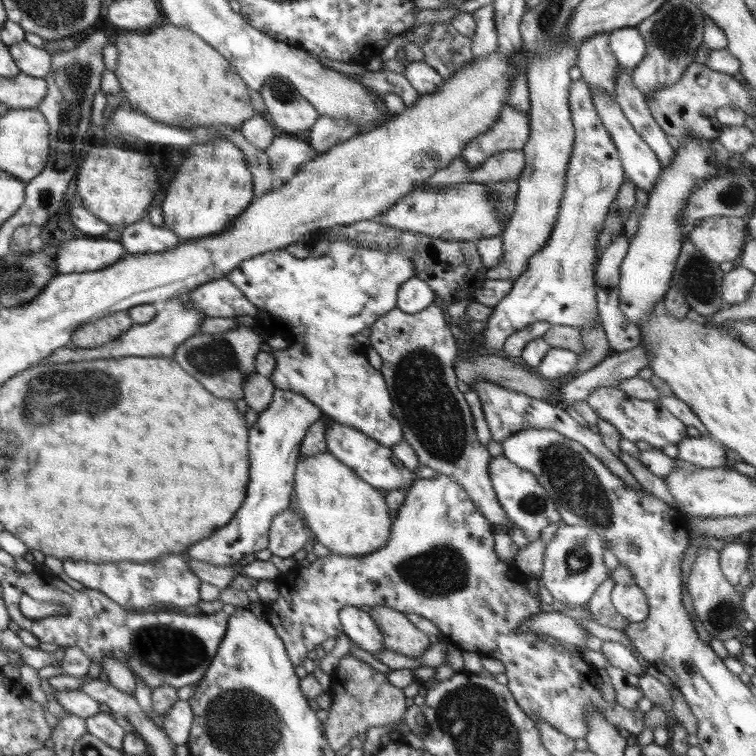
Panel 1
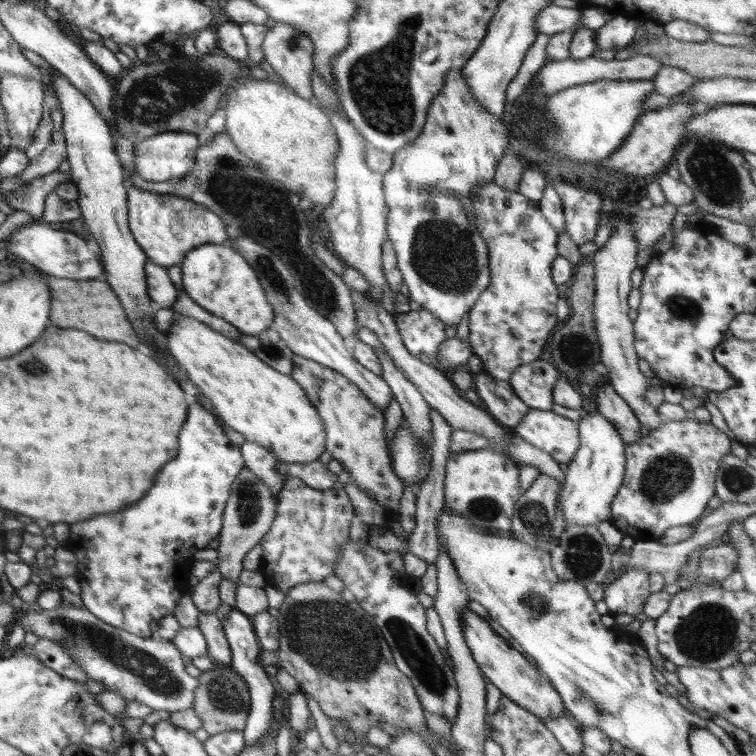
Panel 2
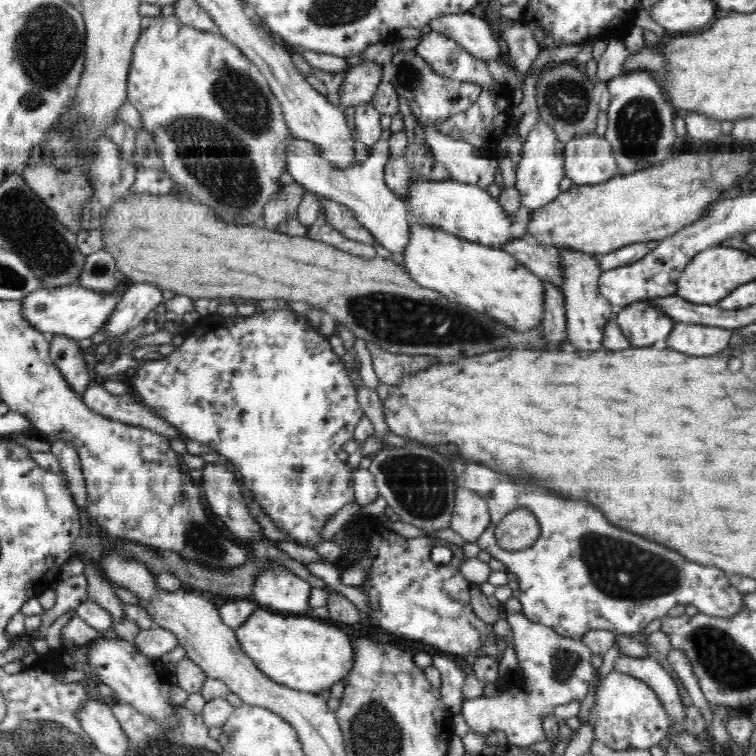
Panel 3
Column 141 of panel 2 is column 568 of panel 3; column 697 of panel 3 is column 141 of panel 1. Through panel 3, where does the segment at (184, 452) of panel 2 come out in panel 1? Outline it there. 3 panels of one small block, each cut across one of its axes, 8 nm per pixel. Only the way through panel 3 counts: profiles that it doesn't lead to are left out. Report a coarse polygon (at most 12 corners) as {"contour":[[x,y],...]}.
{"contour":[[189,554],[94,564],[64,573],[125,610],[201,601]]}

